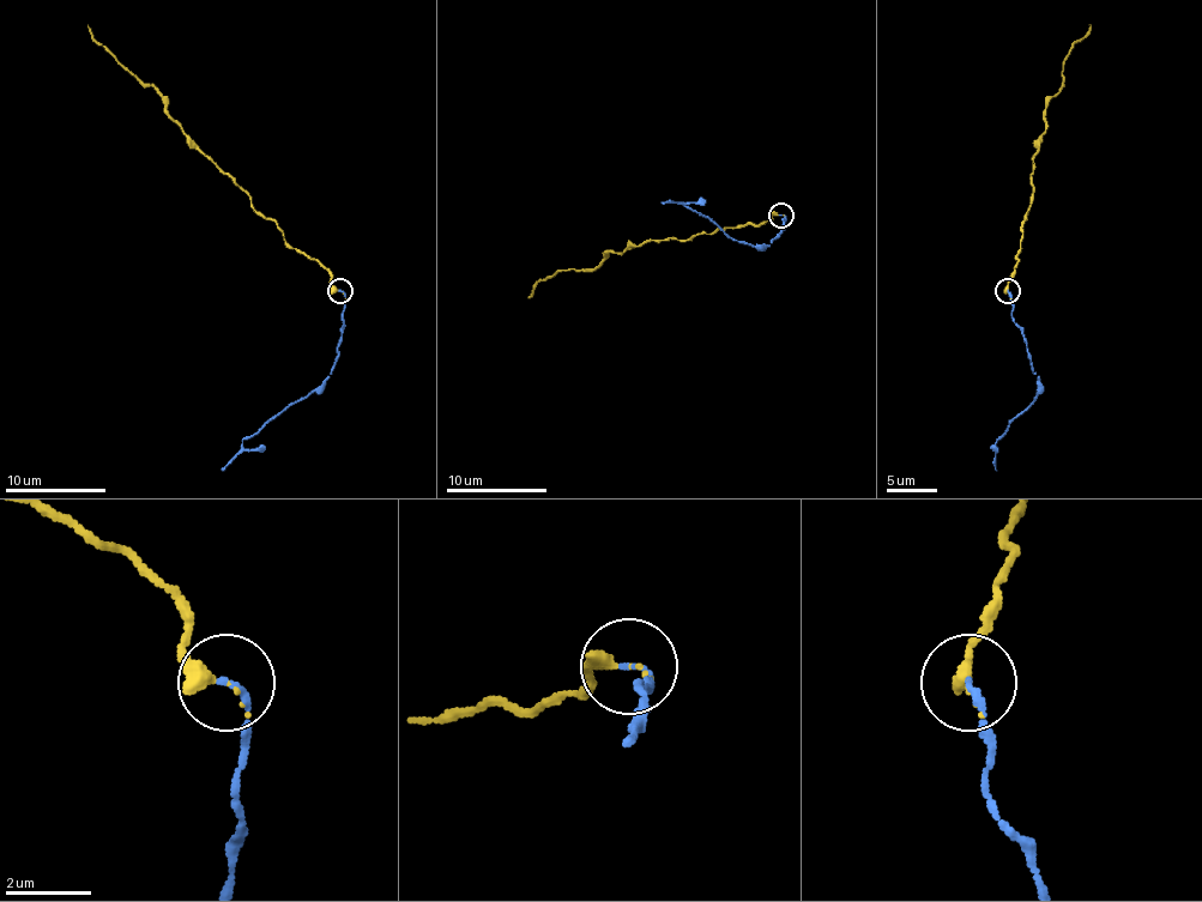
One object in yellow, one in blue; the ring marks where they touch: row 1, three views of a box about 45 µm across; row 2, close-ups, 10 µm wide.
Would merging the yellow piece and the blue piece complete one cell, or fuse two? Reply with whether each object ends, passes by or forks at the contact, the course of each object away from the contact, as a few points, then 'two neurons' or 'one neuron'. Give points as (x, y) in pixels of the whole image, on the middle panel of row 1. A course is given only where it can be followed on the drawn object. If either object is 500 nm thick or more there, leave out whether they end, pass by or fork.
yellow passes by | blue ends | yellow via (781, 216), (699, 232), (686, 241), (646, 241), (621, 253), (608, 253), (593, 268), (555, 271), (527, 298) | blue via (781, 216), (786, 218), (779, 236), (768, 246), (738, 243), (683, 203), (660, 203) | one neuron

